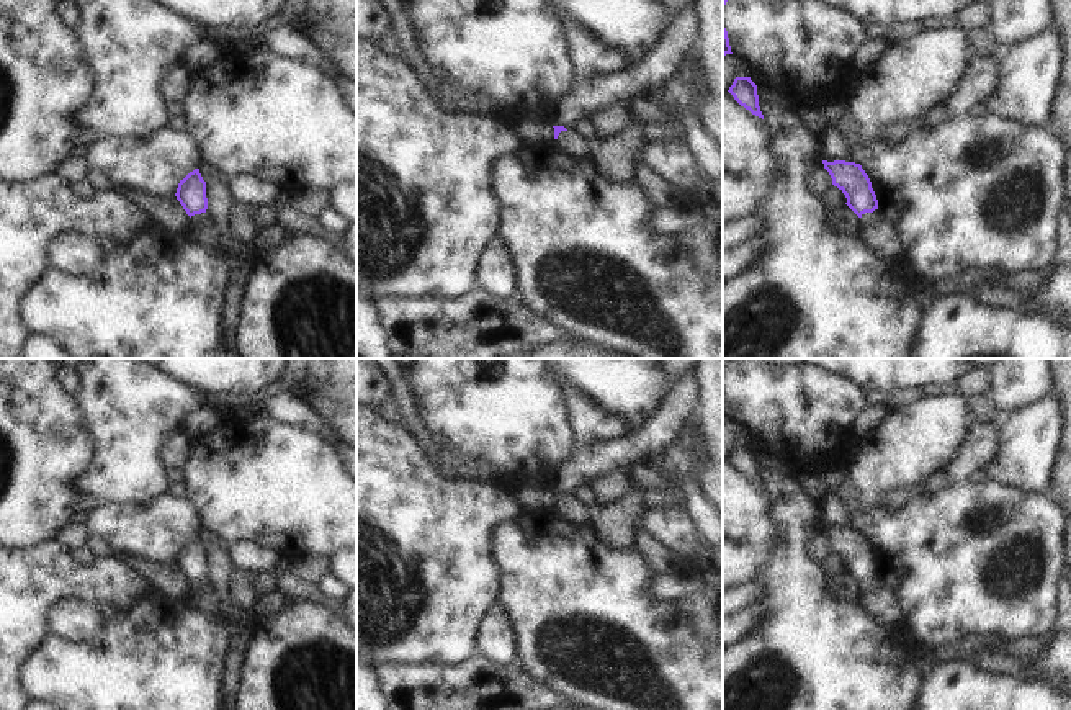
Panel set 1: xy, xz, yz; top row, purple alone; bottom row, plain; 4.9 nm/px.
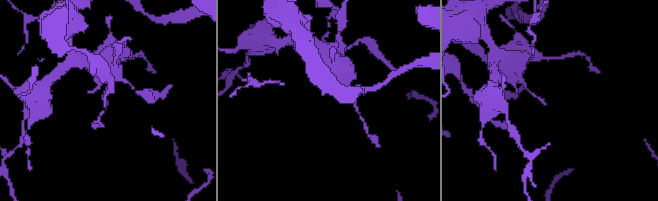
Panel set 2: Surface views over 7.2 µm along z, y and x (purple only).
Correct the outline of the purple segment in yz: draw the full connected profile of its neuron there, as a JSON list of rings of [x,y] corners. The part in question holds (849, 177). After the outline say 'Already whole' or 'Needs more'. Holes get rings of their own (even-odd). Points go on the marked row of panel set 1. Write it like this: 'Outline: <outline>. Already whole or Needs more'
Outline: [[[822,160],[824,169],[847,198],[847,206],[862,219],[862,240],[880,257],[888,260],[906,260],[907,254],[890,219],[886,209],[878,206],[872,182],[860,164]]]. Needs more

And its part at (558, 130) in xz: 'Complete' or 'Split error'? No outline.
Split error

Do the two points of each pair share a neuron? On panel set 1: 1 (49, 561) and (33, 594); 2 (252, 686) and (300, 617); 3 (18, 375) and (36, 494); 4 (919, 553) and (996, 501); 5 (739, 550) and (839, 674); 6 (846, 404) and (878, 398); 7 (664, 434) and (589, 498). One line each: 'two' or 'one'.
1: one
2: one
3: one
4: one
5: two
6: two
7: two

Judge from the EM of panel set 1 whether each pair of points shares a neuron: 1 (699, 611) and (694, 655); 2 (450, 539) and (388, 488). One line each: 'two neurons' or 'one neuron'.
1: two neurons
2: one neuron

